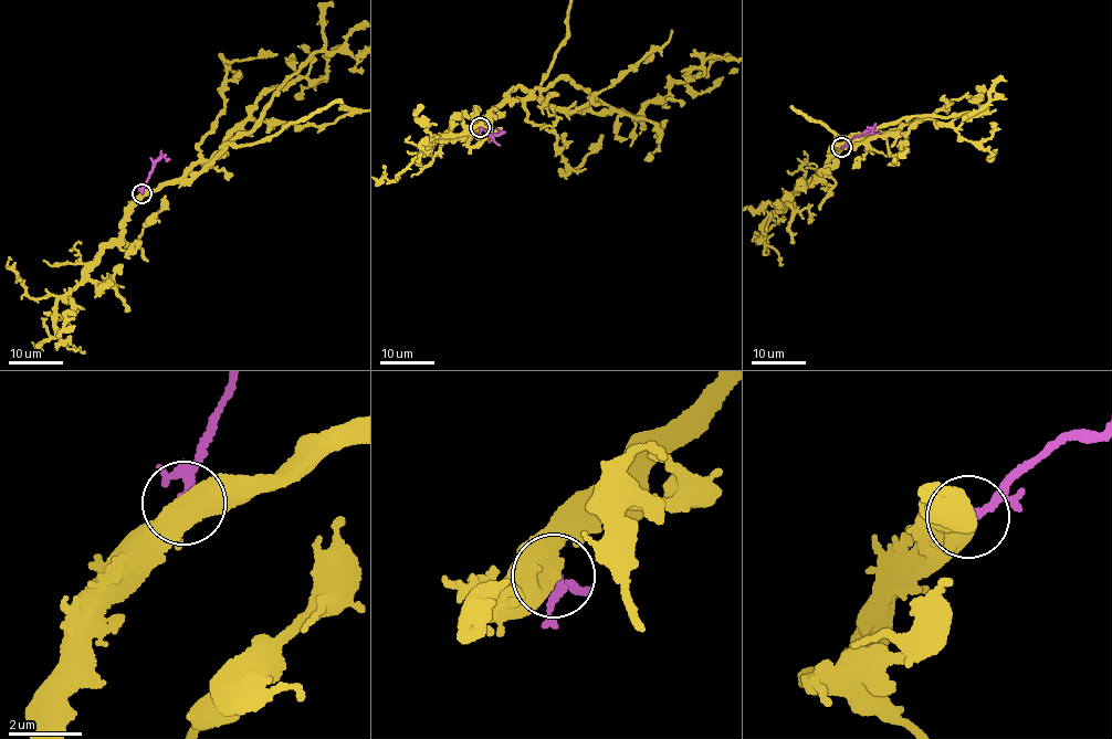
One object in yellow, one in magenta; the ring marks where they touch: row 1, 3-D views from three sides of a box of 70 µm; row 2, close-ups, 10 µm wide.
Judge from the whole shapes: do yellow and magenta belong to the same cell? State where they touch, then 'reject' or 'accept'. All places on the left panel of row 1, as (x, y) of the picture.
(142, 193) | accept

